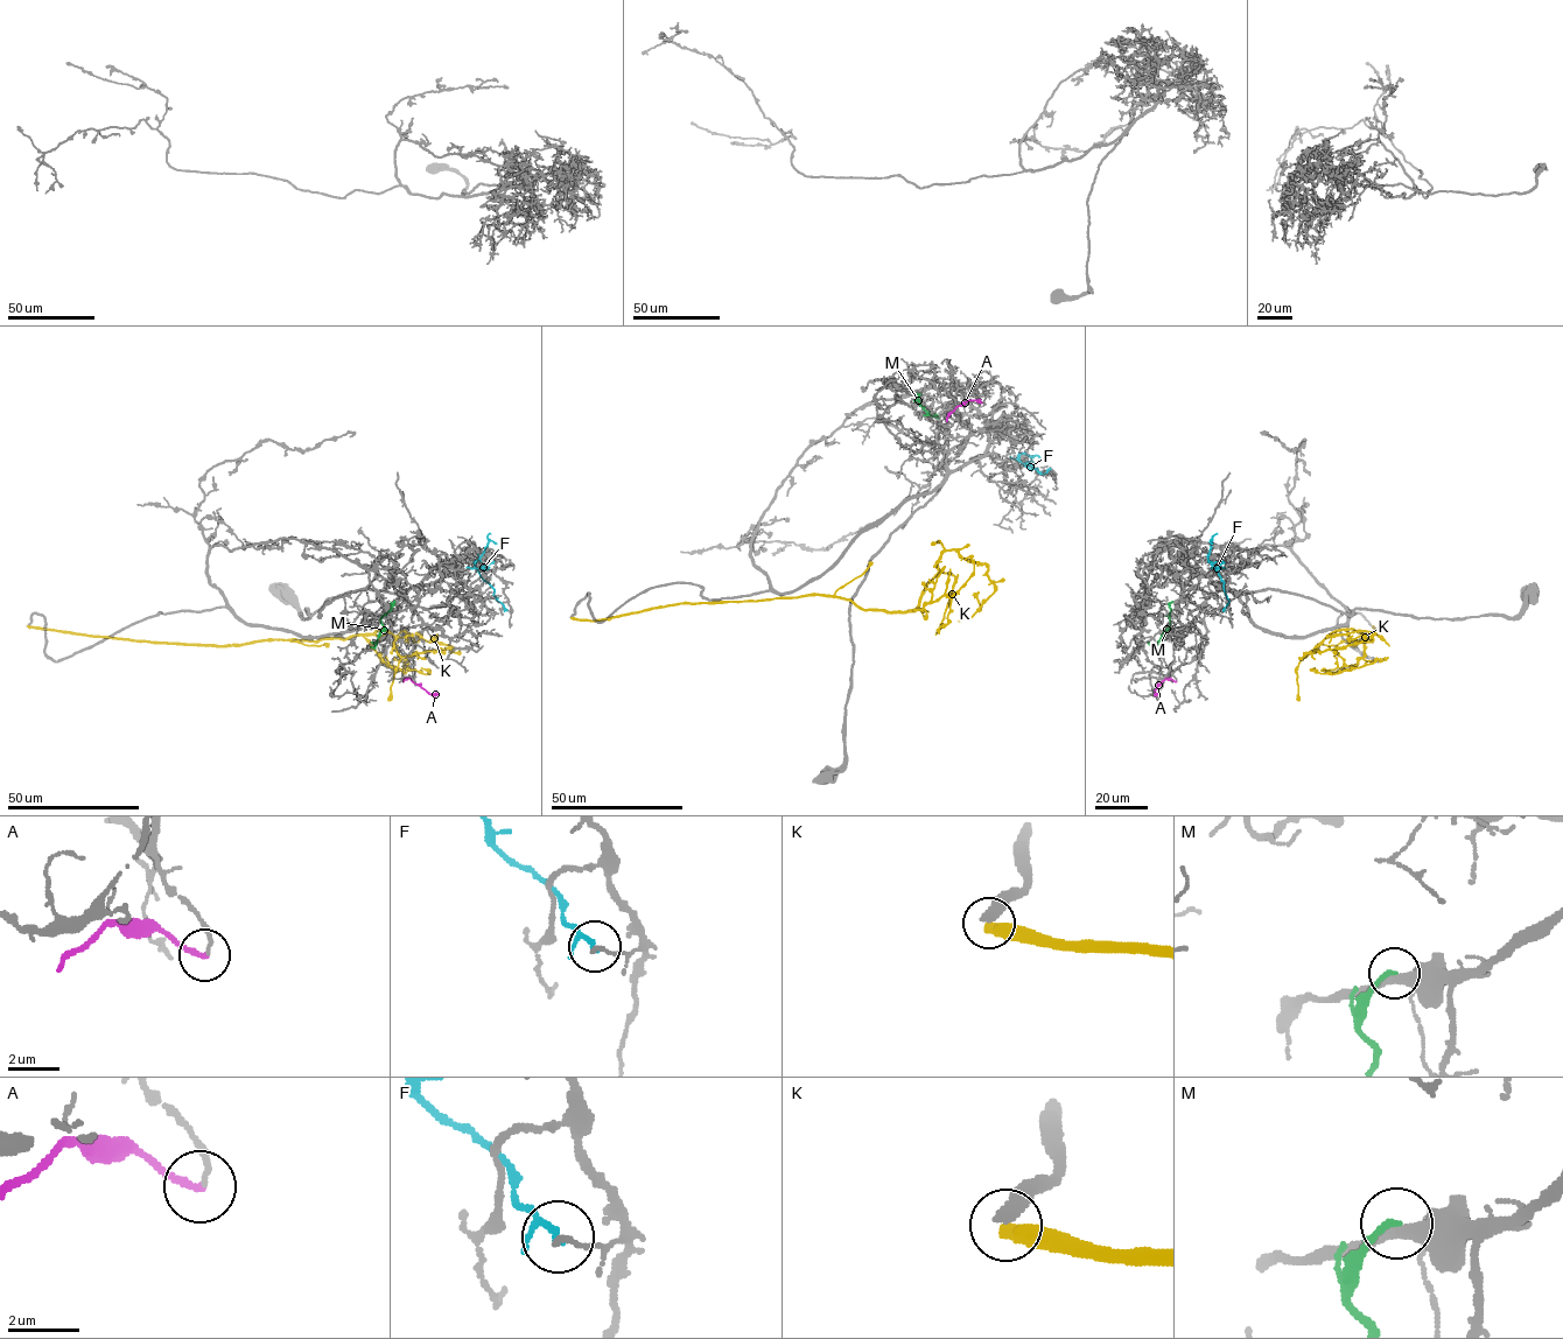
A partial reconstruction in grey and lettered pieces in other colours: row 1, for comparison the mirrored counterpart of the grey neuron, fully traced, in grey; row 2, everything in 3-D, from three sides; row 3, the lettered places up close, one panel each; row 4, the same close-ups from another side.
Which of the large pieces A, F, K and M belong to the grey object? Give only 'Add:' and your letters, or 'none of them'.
Add: none of them

